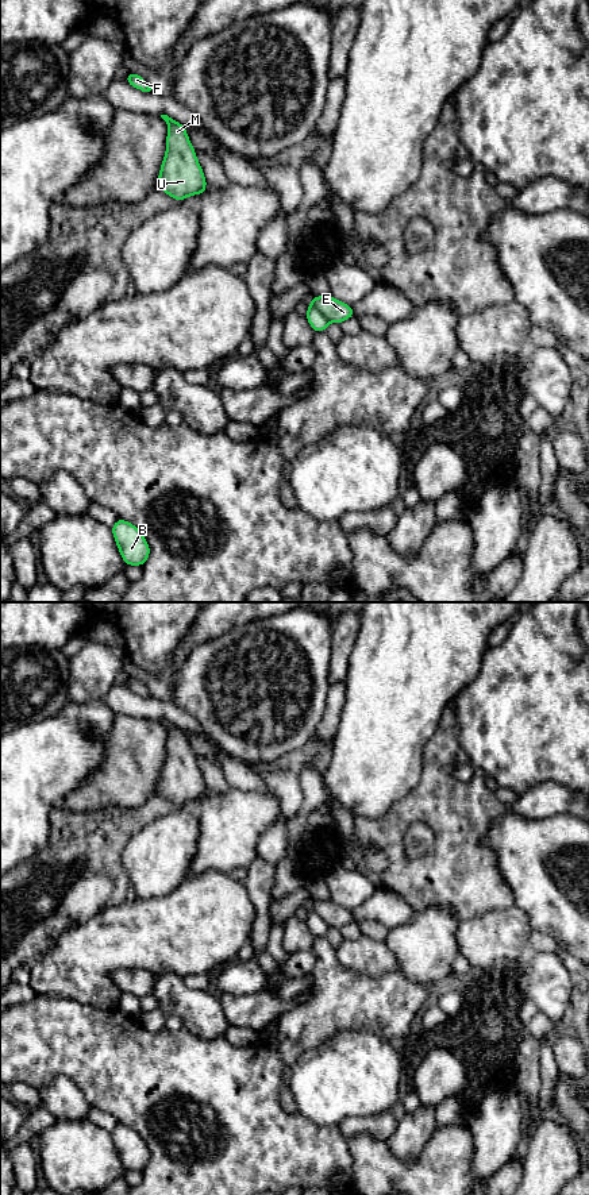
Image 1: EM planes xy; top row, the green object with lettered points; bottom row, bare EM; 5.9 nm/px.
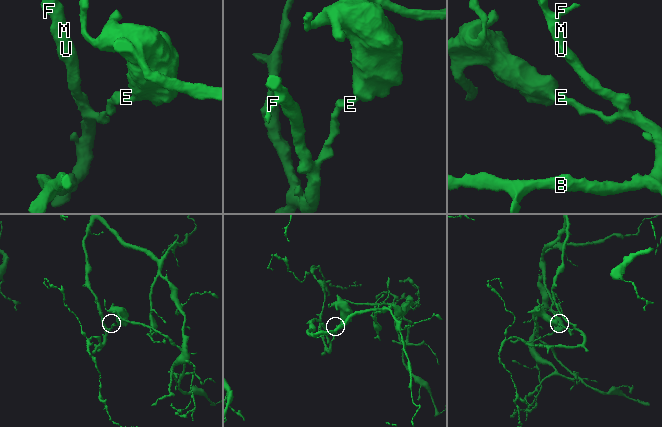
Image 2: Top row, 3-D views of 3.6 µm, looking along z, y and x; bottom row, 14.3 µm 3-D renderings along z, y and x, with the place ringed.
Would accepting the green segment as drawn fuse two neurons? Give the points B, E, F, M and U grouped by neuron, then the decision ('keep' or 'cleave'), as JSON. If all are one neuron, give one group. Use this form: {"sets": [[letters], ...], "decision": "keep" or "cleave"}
{"sets": [["B", "F", "M", "U"], ["E"]], "decision": "cleave"}

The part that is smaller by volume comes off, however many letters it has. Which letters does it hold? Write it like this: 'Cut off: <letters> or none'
Cut off: E

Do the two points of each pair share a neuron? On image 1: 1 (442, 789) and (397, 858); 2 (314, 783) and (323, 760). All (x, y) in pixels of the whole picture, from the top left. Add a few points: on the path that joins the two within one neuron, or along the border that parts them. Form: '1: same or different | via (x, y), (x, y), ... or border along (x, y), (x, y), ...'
1: same | via (423, 804), (396, 828), (396, 839)
2: different | border along (297, 775), (312, 760), (314, 768), (320, 777)

